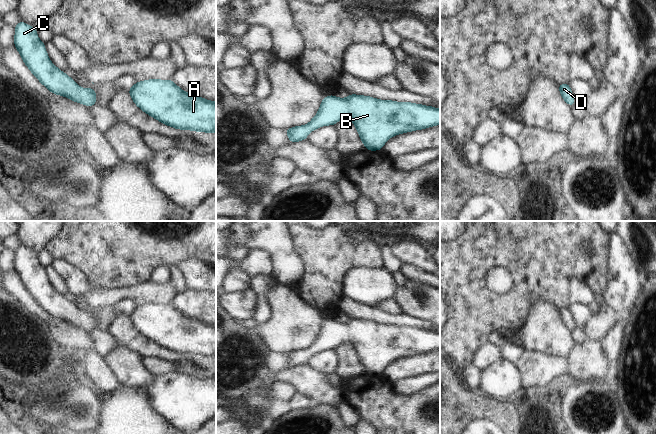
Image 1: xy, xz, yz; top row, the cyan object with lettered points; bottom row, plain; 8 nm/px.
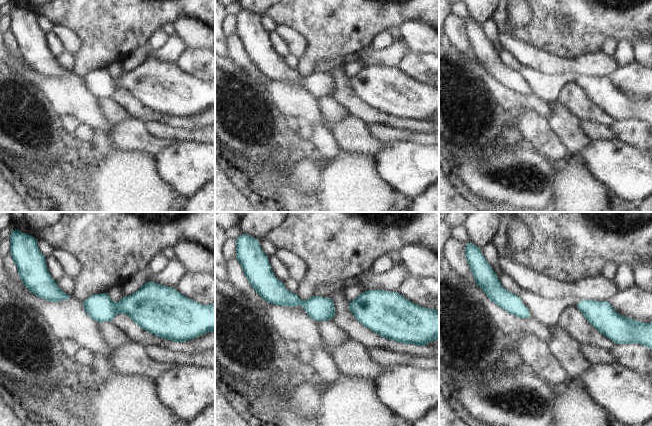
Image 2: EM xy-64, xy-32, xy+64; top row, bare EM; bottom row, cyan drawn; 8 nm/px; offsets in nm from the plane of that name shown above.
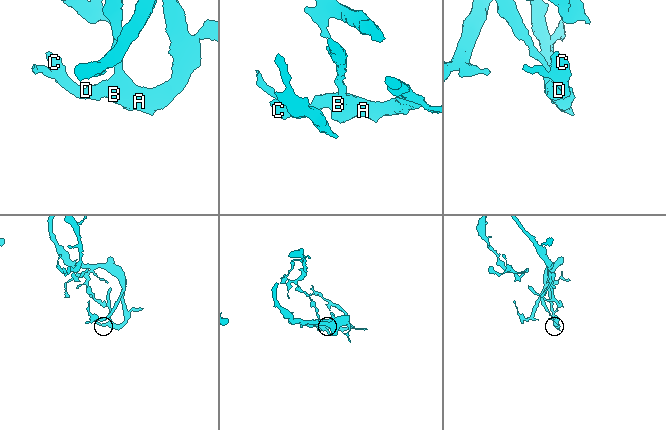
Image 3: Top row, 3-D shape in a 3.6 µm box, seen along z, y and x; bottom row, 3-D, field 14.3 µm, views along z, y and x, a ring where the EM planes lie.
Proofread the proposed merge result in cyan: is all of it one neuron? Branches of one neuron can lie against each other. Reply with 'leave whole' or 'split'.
leave whole

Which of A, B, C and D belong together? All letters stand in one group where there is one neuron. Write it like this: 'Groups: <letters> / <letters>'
Groups: A B C D

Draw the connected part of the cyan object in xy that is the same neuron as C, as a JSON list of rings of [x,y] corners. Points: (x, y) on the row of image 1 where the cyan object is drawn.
[[[23,21],[14,28],[14,46],[24,64],[42,85],[51,93],[67,97],[71,101],[88,107],[96,105],[94,88],[81,88],[51,62],[45,44],[37,36],[37,29]]]

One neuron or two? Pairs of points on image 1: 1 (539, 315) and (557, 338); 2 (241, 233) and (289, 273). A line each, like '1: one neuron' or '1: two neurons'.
1: one neuron
2: one neuron

